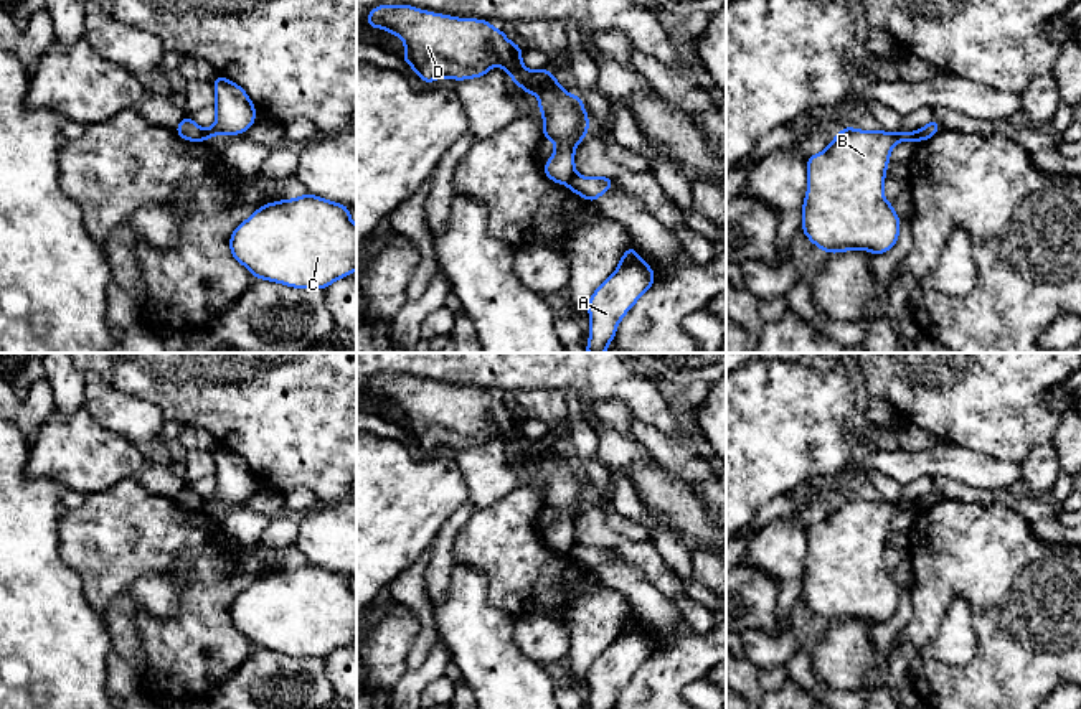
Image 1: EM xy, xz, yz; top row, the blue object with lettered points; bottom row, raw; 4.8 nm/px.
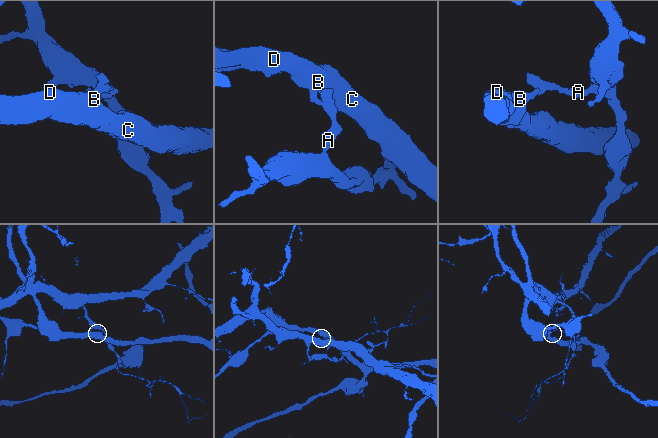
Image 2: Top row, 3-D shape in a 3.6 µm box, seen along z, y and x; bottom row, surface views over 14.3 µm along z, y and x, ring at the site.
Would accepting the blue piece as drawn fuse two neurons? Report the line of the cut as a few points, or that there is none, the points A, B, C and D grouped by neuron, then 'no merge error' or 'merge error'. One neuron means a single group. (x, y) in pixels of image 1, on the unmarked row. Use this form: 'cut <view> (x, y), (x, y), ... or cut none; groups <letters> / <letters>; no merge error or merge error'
cut xz (575, 543), (566, 553); groups A / B C D; merge error

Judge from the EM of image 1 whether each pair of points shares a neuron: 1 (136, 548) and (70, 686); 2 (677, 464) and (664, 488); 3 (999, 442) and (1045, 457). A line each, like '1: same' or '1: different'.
1: different
2: different
3: different

